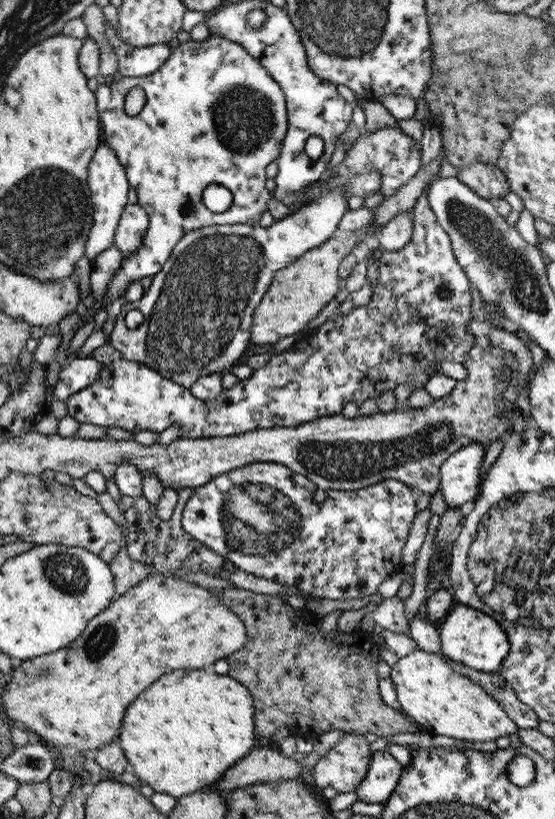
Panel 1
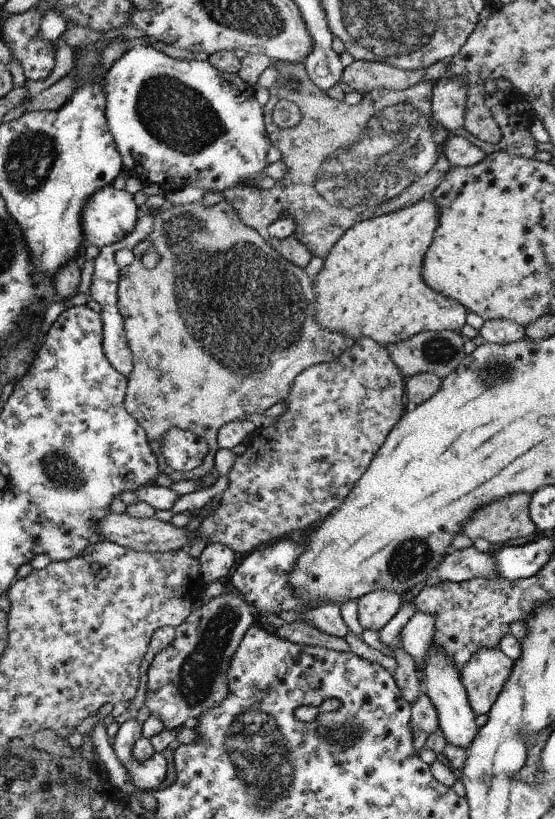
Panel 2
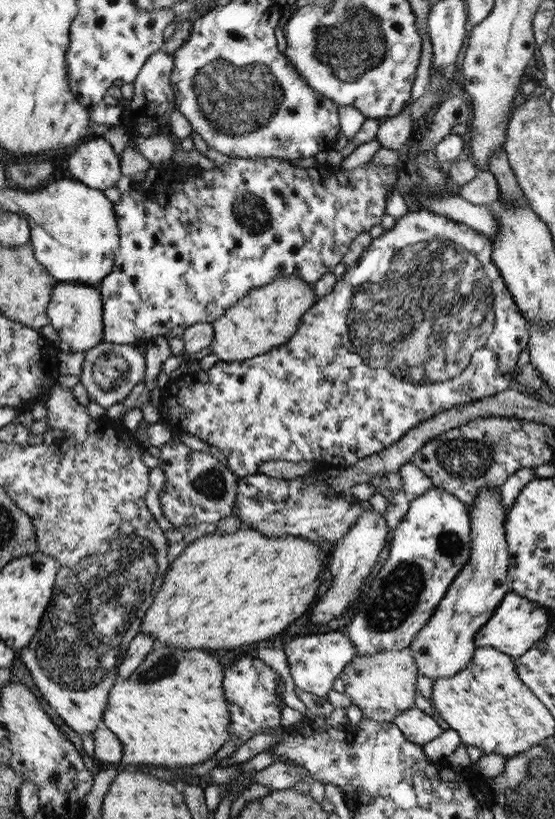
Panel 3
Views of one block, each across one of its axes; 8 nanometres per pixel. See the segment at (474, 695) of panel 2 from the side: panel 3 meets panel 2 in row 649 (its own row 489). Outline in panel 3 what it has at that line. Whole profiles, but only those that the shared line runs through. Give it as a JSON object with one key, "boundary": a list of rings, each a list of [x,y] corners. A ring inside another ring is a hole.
{"boundary":[[[500,486],[480,488],[469,515],[472,538],[470,560],[458,572],[436,612],[409,646],[419,674],[433,681],[454,676],[468,666],[477,648],[474,643],[476,632],[490,620],[502,598],[511,590],[508,578],[510,557],[504,528],[507,513],[500,502]]]}

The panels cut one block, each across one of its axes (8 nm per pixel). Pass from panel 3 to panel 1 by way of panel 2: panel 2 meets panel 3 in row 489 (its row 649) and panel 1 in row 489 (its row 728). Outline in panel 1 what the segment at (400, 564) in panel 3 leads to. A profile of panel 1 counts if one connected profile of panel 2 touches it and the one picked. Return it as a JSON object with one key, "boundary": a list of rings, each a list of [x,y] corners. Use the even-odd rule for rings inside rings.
{"boundary":[[[470,443],[451,454],[440,467],[439,489],[448,507],[470,504],[479,493],[482,460],[487,446]]]}

